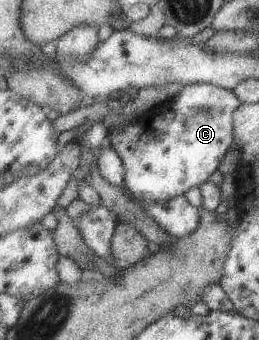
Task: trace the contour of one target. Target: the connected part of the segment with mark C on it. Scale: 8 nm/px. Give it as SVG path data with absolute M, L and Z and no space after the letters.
M190 83L182 86L179 92L176 92L168 102L160 104L160 106L154 106L150 108L148 112L137 115L132 123L126 124L126 128L122 131L115 131L112 133L108 132L108 140L110 140L110 146L115 151L115 154L120 158L122 162L122 167L124 170L123 175L123 189L129 193L129 197L133 197L135 200L140 200L144 202L144 205L150 204L162 204L178 194L184 194L192 186L199 186L200 183L207 180L208 176L212 174L220 164L222 158L226 154L226 150L231 148L230 145L232 142L232 112L240 106L238 98L232 92L232 89L225 89L216 85L211 85L208 83Z

